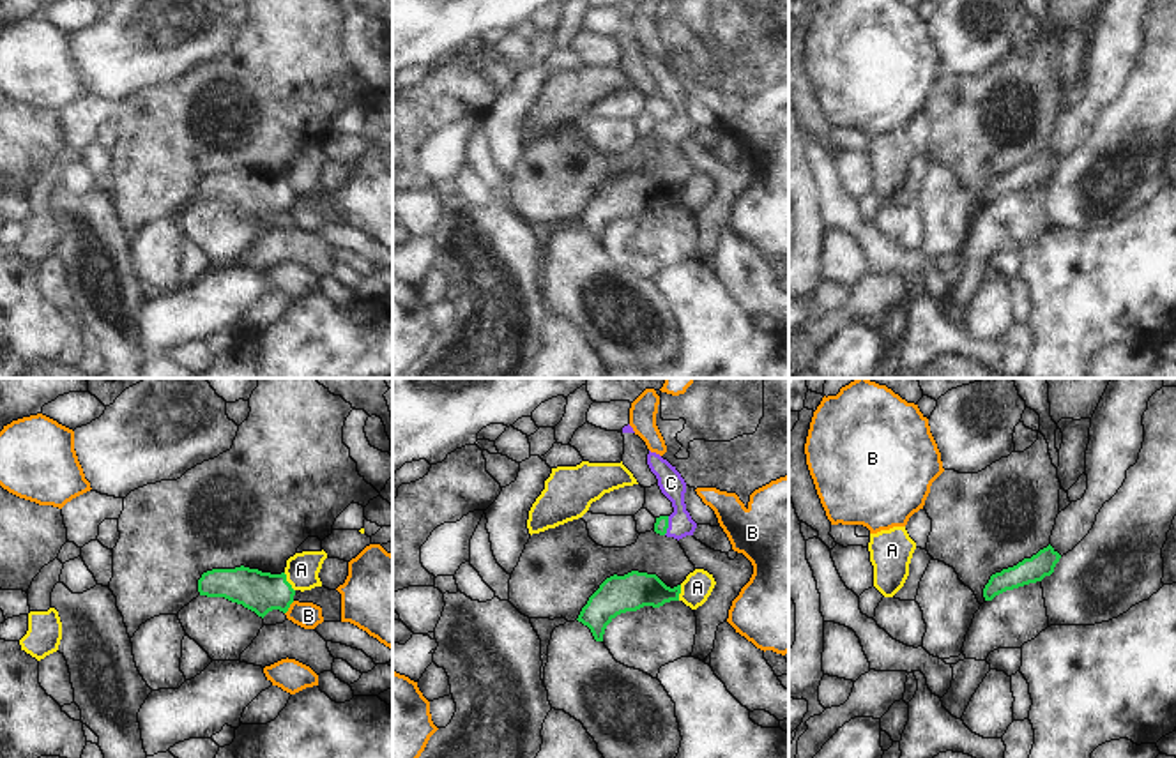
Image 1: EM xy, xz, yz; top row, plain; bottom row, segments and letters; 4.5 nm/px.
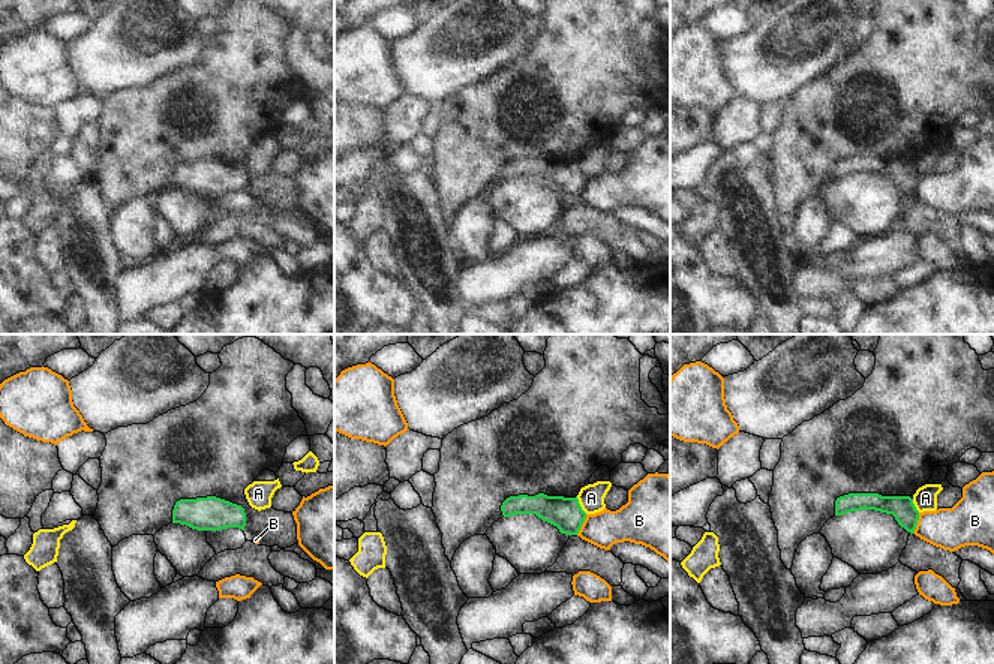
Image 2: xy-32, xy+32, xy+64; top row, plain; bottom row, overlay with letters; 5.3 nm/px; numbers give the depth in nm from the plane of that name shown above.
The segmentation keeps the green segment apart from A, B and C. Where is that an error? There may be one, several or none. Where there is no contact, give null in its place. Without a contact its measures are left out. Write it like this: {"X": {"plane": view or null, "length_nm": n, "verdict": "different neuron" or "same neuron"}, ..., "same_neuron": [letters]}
{"A": {"plane": "xy", "length_nm": 100, "verdict": "different neuron"}, "B": {"plane": "xy", "length_nm": 80, "verdict": "different neuron"}, "C": {"plane": "xz", "length_nm": 90, "verdict": "same neuron"}, "same_neuron": ["C"]}

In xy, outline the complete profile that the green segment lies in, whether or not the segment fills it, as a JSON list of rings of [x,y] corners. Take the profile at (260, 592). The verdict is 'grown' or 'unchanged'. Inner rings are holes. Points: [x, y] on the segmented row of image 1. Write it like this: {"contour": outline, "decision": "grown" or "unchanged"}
{"contour": [[[249,567],[212,569],[198,580],[200,595],[225,597],[265,617],[272,610],[288,611],[295,590],[286,574],[271,574]]], "decision": "unchanged"}

